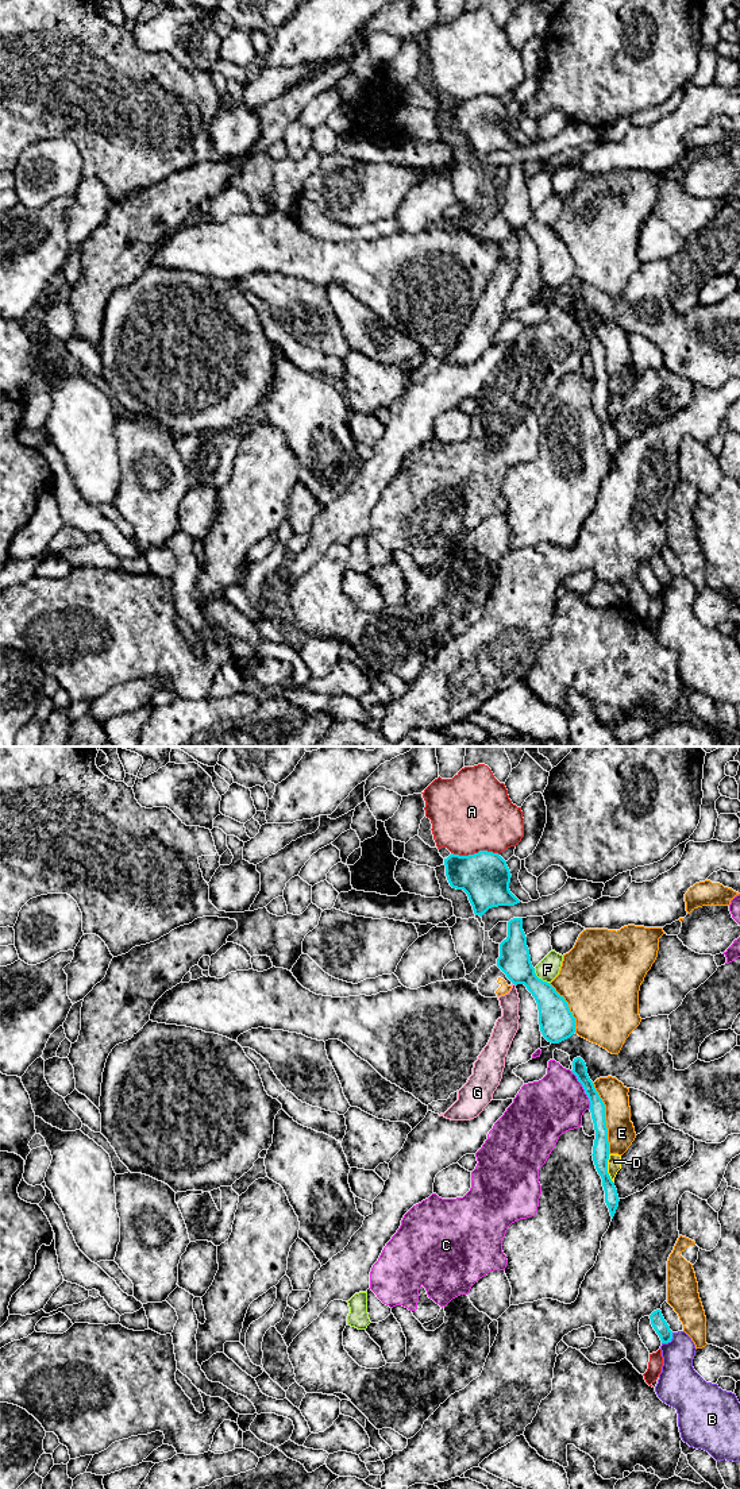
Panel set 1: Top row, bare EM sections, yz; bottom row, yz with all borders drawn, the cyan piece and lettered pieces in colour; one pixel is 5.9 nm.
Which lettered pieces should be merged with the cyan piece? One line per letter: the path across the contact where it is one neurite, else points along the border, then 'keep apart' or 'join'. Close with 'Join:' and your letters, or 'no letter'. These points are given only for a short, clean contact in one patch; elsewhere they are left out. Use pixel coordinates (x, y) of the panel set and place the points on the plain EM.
A: keep apart
B: keep apart
C: keep apart
D: border yz (609, 397), (608, 419), (613, 427); keep apart
E: keep apart
F: border yz (534, 212), (534, 216), (548, 227); keep apart
G: keep apart
Join: no letter

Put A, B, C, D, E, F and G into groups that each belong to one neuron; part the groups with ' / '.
A / B / C / D / E / F / G

